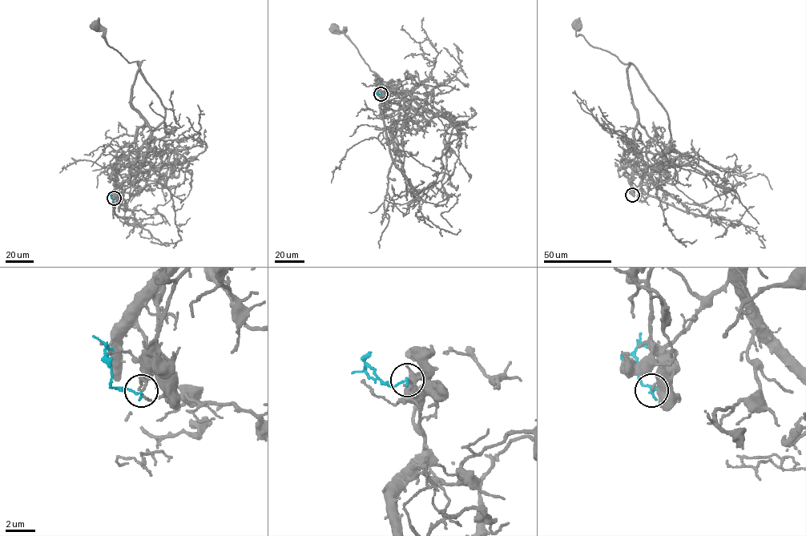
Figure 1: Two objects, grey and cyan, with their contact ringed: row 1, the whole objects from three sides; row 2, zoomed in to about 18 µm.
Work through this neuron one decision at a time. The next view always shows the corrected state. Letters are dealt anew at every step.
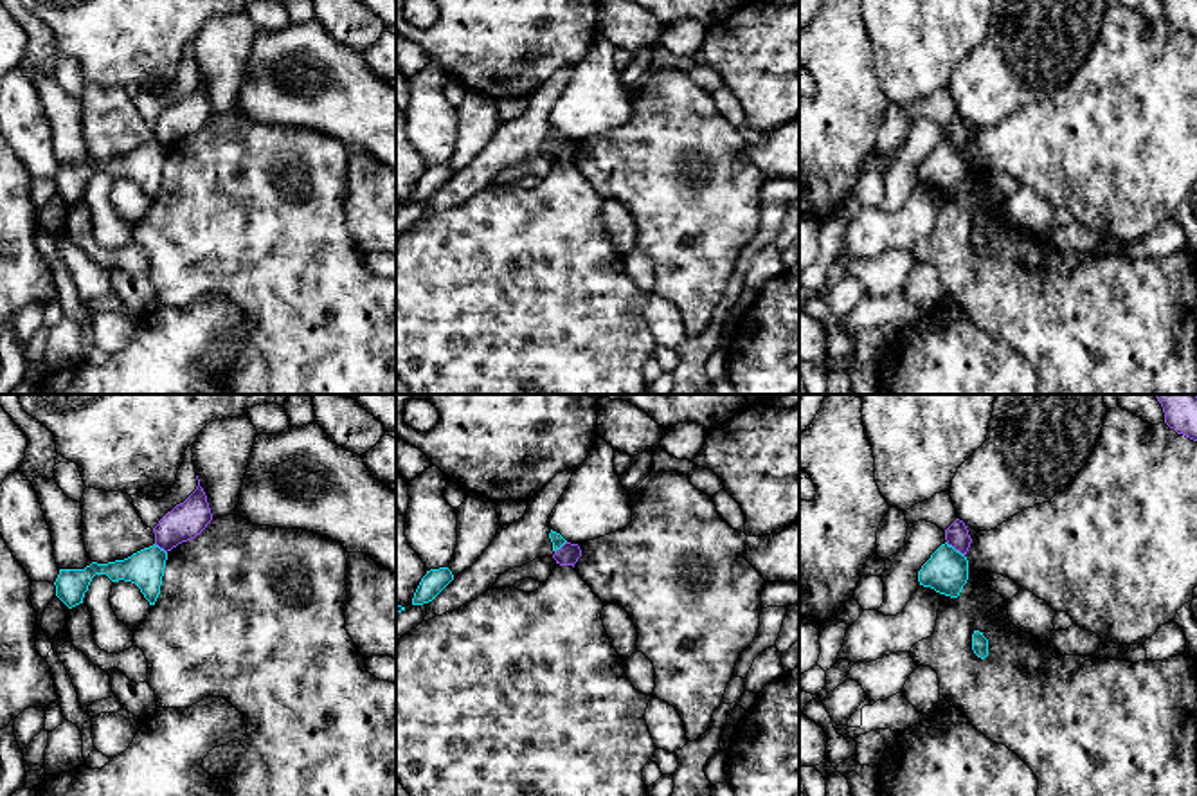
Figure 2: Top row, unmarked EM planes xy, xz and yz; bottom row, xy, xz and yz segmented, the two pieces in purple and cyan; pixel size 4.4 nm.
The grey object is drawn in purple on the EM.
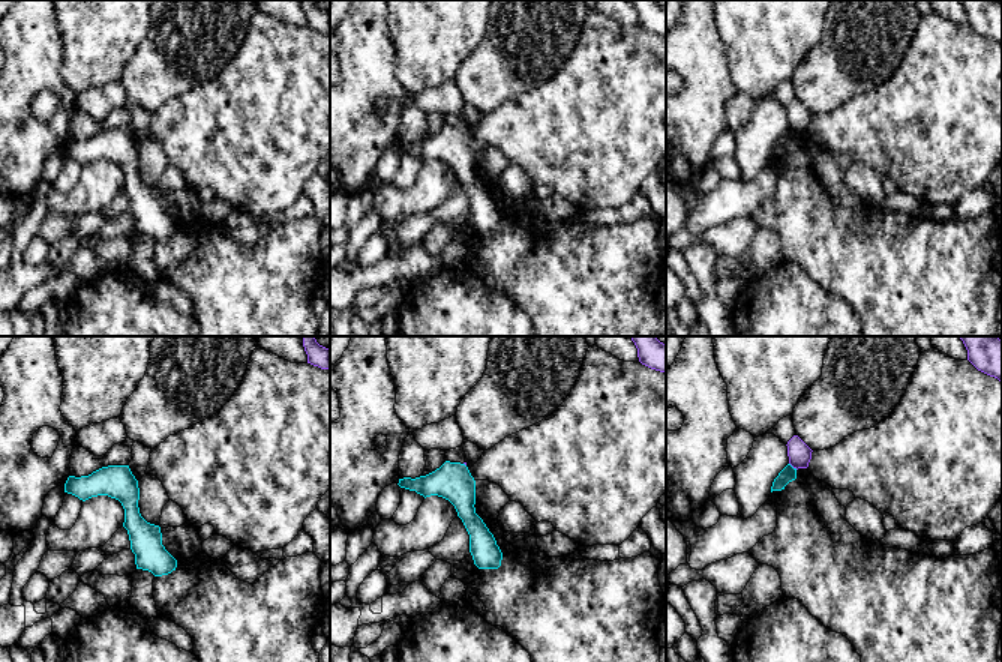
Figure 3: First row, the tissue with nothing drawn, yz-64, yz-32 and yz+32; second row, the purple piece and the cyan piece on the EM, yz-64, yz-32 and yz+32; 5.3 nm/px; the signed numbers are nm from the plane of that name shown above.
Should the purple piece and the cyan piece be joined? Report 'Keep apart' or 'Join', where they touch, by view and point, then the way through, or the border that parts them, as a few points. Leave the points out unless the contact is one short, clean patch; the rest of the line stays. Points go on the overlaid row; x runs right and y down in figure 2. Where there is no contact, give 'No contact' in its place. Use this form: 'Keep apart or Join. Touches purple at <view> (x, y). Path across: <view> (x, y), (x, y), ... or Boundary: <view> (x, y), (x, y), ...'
Keep apart. Touches purple at yz (954, 548). Boundary: yz (945, 542), (963, 555)

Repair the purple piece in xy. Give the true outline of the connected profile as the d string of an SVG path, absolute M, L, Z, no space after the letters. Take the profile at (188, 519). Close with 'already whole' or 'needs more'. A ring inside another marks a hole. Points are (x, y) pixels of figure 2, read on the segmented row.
M198 479L196 490L184 502L167 511L153 528L155 546L167 553L178 544L200 535L211 520L212 513L207 495Z | already whole

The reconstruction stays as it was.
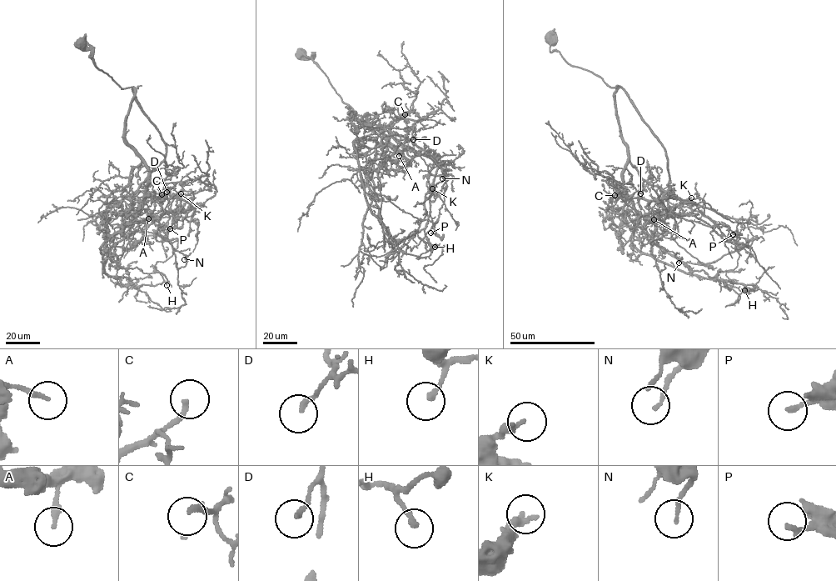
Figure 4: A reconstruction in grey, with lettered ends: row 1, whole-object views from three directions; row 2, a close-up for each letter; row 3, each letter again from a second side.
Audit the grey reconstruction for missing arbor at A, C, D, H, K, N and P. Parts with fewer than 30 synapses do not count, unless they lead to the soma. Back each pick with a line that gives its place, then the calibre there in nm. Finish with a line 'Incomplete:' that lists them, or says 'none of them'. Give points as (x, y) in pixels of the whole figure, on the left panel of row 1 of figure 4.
C: (161, 194) | 240 nm
Incomplete: C

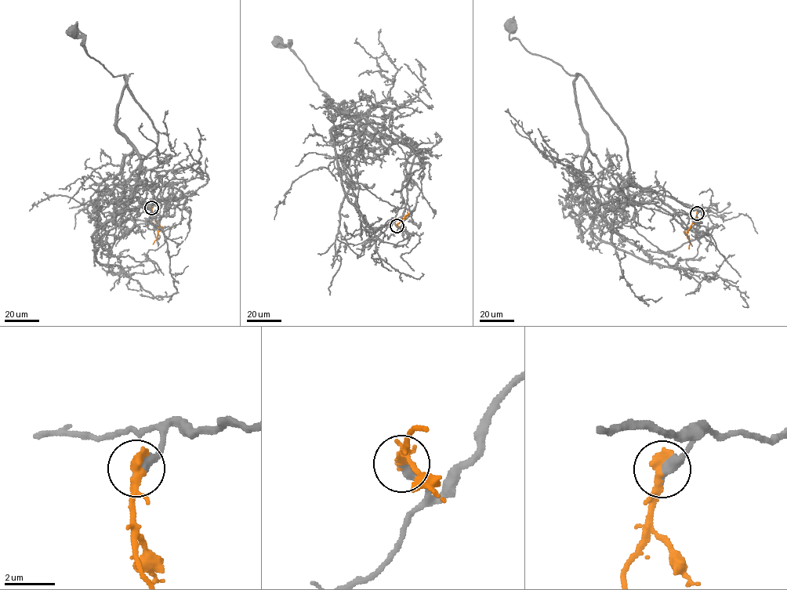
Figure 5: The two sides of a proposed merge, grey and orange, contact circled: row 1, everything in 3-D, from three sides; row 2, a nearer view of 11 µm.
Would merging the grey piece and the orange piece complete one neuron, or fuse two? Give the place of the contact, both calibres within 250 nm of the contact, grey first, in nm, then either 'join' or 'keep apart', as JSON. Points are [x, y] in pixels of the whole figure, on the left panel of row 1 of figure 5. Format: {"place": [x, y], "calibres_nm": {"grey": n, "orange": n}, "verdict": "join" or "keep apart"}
{"place": [151, 208], "calibres_nm": {"grey": 480, "orange": 340}, "verdict": "join"}

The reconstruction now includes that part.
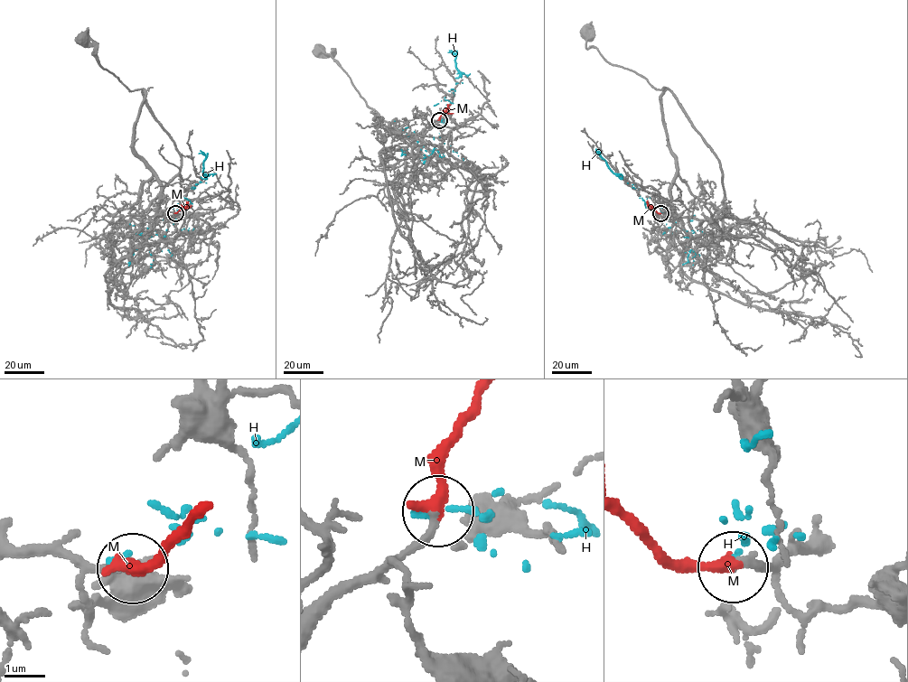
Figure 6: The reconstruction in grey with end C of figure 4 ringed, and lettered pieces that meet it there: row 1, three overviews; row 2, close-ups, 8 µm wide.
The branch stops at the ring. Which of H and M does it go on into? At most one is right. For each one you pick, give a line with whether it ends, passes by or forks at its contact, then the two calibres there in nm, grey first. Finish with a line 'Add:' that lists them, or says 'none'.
M: it ends there; 240 nm thick on the grey side, 320 nm on the other
Add: M

